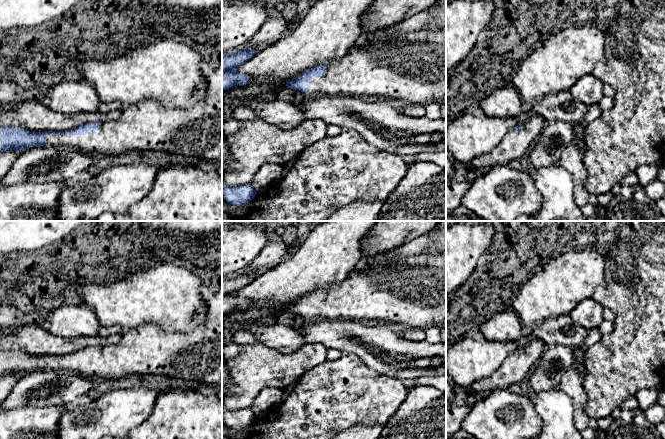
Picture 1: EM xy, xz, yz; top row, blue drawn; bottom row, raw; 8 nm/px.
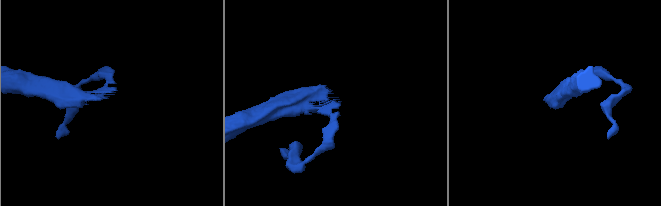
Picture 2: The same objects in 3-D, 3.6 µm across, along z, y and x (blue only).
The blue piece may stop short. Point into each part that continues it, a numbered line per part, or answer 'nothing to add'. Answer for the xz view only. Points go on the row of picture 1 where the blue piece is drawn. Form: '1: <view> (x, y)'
1: xz (411, 66)

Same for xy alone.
1: xy (197, 131)

